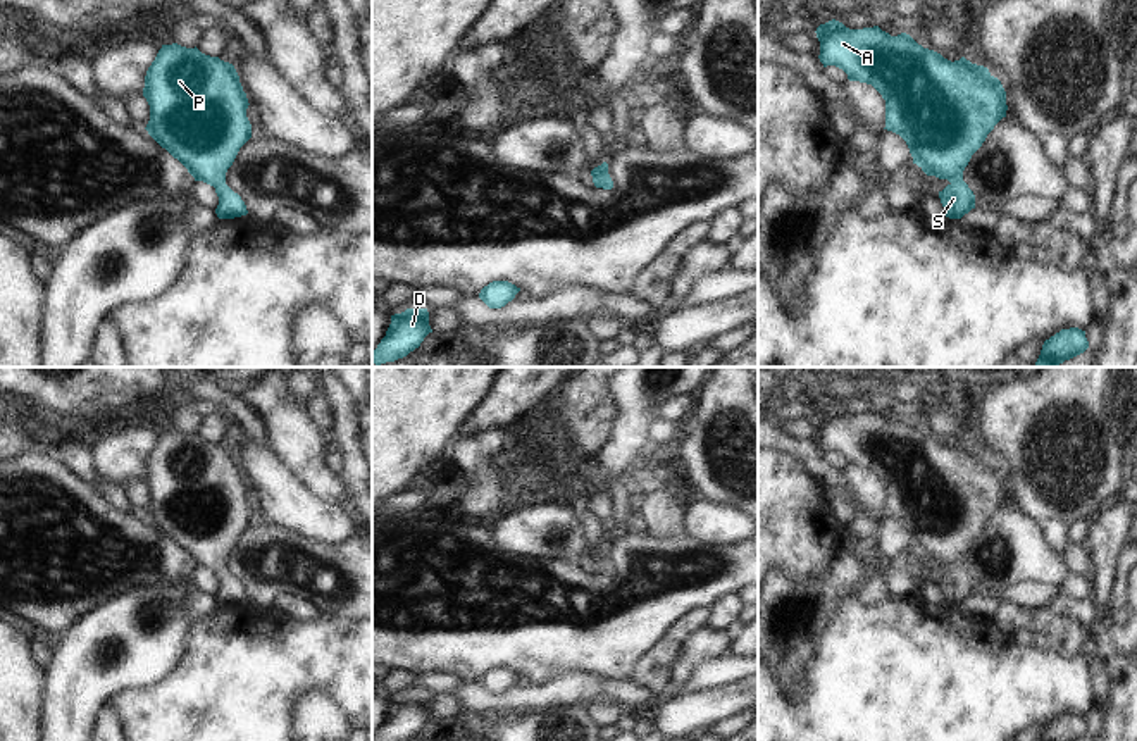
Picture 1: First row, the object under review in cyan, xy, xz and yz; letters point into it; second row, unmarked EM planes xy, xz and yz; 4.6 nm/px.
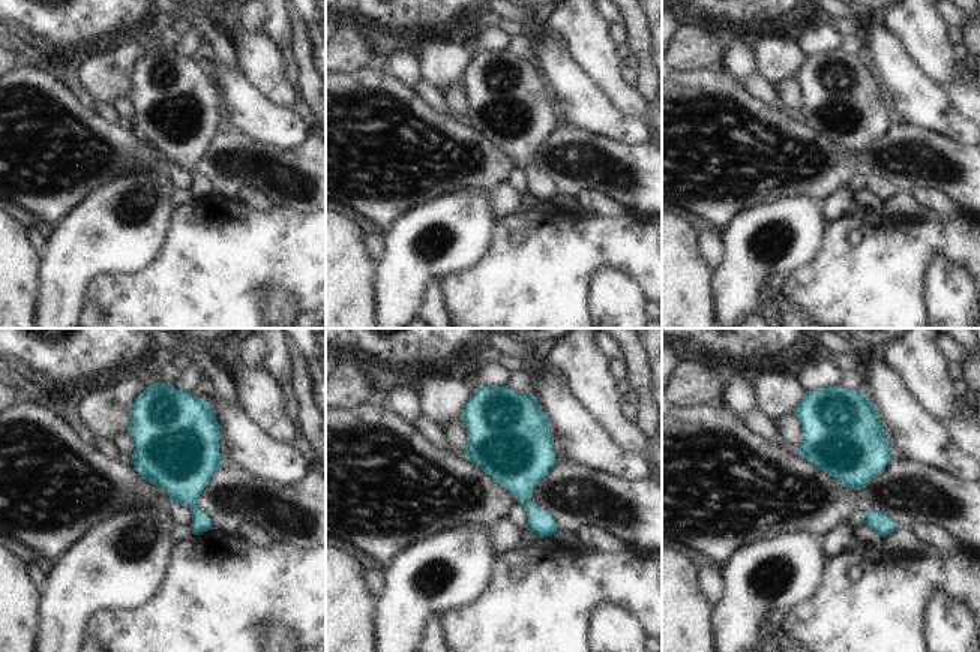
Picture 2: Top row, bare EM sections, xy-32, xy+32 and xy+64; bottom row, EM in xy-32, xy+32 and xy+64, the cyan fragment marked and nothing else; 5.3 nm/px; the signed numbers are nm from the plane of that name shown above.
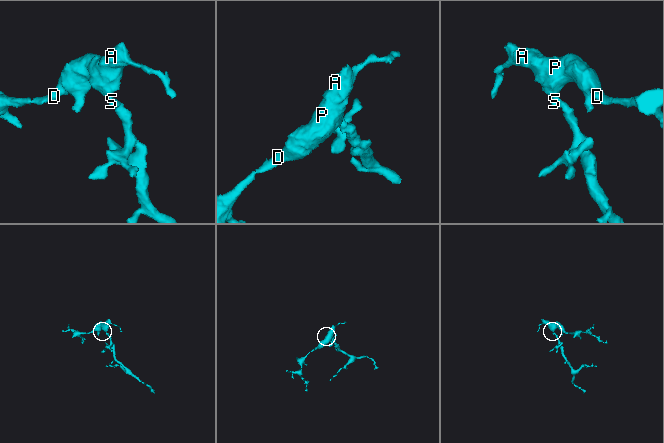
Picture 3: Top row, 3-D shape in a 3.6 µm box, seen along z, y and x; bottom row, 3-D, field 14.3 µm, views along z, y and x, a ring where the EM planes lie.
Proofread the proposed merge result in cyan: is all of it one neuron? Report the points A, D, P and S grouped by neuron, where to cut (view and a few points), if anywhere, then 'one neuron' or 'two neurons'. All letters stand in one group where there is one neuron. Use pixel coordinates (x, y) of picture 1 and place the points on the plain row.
A D P S; no cut; one neuron

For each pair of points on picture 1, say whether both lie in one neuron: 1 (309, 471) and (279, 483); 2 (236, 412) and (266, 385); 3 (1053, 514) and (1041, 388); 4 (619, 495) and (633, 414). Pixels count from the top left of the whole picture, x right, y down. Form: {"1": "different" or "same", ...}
{"1": "different", "2": "different", "3": "same", "4": "same"}

